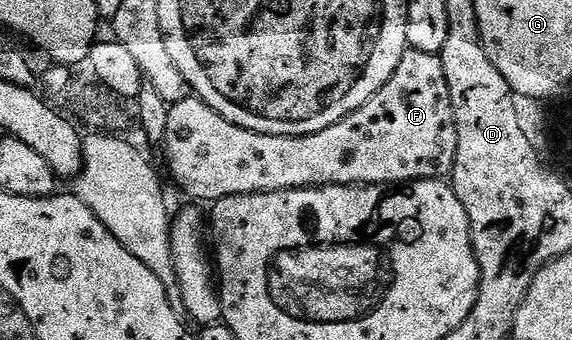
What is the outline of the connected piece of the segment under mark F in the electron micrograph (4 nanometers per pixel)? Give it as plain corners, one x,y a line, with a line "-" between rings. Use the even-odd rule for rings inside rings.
407,50
403,54
401,65
397,65
393,77
389,77
389,81
385,81
382,89
373,97
369,97
369,101
365,101
365,105
361,105
352,115
344,117
340,123
329,125
329,129
318,131
312,135
258,135
255,131
233,125
233,121
221,117
221,113
217,113
208,103
203,102
198,97
188,97
180,103
172,103
170,108
167,136
162,141
161,150
163,150
164,157
167,158
167,167
171,170
176,185
191,198
188,199
191,201
199,201
195,199
214,201
234,195
252,195
253,193
269,193
270,191
296,191
302,187
353,187
356,185
378,187
380,185
413,183
416,179
437,179
450,176
451,166
457,153
457,125
453,117
453,101
449,97
449,81
445,81
445,65
442,54
434,55
433,53

